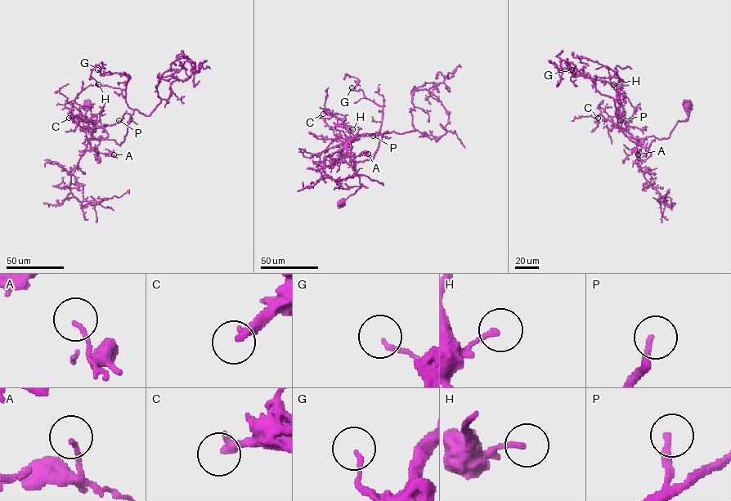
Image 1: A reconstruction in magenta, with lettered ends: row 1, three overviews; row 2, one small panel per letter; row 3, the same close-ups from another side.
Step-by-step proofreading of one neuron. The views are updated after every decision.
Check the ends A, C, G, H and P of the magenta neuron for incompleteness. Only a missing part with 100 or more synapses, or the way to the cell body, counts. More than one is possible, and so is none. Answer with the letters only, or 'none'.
C

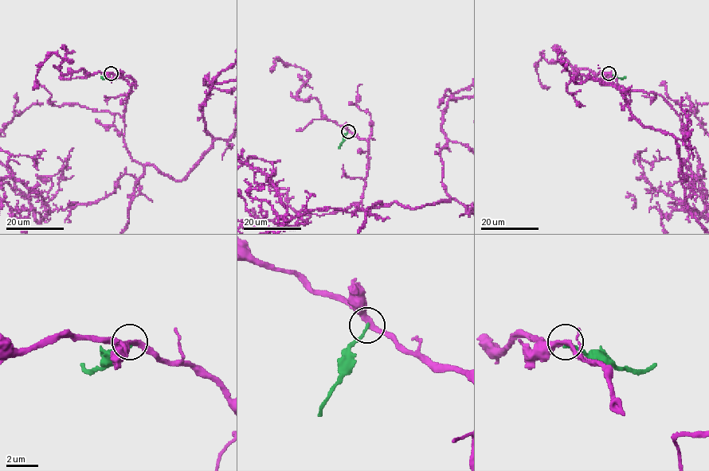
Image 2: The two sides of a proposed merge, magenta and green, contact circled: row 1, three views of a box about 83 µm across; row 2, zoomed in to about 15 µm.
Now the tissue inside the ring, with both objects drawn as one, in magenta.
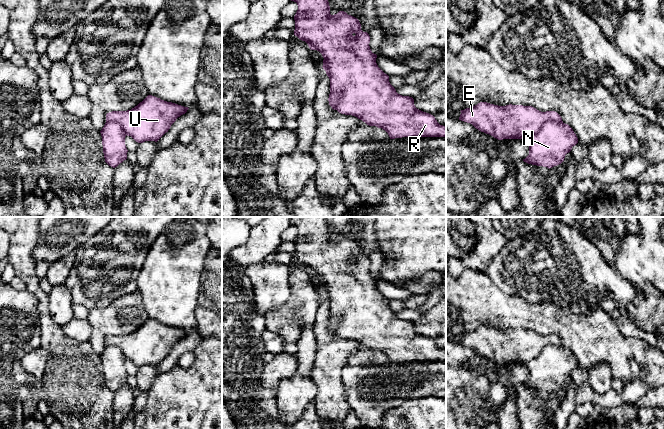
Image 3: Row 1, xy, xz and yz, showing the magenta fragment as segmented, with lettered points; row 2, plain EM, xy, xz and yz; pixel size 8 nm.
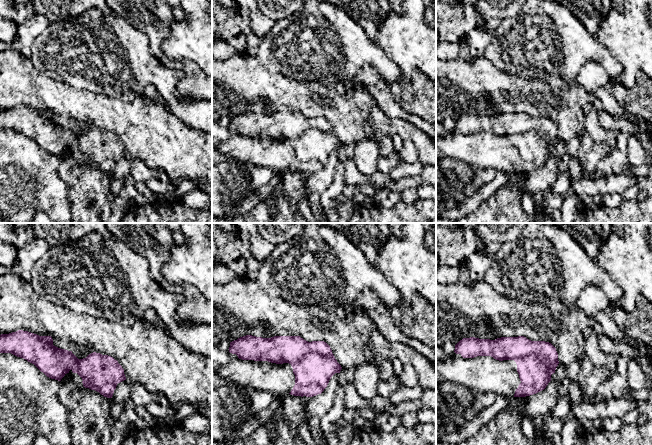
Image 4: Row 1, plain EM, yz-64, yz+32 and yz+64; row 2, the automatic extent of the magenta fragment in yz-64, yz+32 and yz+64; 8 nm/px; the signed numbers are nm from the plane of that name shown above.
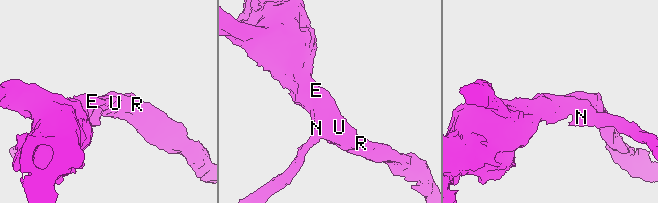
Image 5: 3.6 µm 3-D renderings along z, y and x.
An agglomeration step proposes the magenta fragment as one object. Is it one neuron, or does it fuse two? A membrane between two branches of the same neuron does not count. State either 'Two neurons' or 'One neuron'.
Two neurons

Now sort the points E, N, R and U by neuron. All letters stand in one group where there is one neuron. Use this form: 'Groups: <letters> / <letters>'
Groups: E R U / N

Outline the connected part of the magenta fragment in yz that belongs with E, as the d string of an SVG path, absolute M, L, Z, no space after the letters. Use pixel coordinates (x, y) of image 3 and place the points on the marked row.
M487 102L460 111L459 120L498 140L527 139L545 122L563 123L555 111L541 112L532 106L498 106Z

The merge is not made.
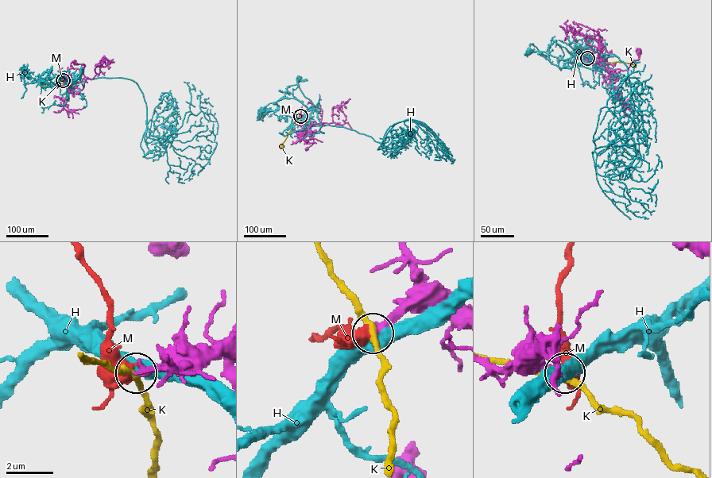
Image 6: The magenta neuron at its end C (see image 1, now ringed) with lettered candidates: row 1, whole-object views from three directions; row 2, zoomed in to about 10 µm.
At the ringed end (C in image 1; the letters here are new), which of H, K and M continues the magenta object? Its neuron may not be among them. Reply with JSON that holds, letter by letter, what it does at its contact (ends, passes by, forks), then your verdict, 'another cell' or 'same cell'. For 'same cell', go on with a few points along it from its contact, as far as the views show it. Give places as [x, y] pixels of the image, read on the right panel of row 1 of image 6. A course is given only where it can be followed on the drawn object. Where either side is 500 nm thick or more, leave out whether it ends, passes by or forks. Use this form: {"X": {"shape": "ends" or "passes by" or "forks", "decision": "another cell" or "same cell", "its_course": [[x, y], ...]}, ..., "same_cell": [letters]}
{"H": {"decision": "another cell"}, "K": {"shape": "passes by", "decision": "another cell"}, "M": {"shape": "ends", "decision": "another cell"}, "same_cell": []}

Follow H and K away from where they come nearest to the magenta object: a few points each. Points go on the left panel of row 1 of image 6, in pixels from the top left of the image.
H: (63, 80), (68, 84), (76, 81), (68, 81), (61, 75)
K: (63, 80), (63, 82), (44, 85)

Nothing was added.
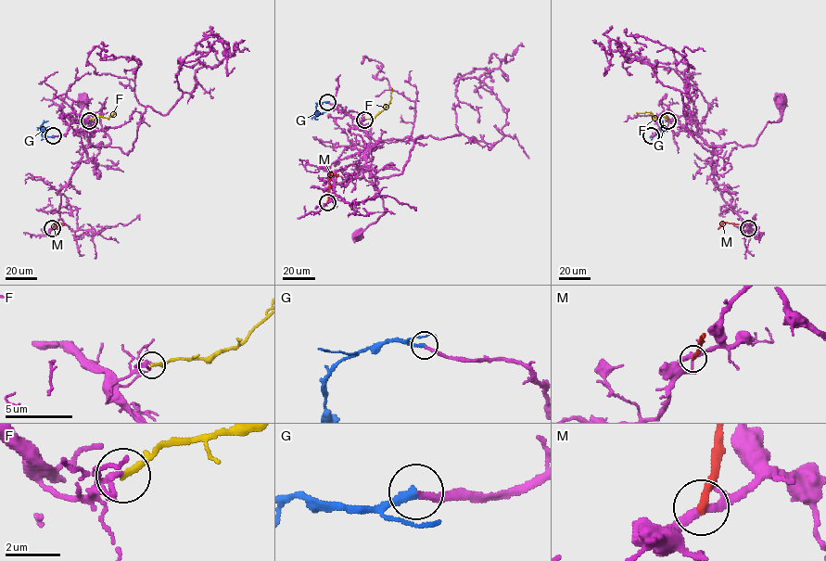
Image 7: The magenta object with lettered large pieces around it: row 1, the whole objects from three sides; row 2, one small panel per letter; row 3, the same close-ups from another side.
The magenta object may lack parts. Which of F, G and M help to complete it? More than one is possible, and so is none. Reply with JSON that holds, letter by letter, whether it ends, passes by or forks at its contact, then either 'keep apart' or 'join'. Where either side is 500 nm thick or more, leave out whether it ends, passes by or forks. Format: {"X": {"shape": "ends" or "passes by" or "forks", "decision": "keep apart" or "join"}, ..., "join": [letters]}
{"F": {"shape": "ends", "decision": "keep apart"}, "G": {"shape": "ends", "decision": "join"}, "M": {"shape": "ends", "decision": "keep apart"}, "join": ["G"]}

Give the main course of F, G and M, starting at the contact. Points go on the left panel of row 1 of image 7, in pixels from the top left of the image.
F: (89, 121), (101, 116), (108, 118), (115, 112)
G: (53, 135), (42, 135), (40, 126), (48, 121)
M: (52, 228), (55, 223), (64, 225)

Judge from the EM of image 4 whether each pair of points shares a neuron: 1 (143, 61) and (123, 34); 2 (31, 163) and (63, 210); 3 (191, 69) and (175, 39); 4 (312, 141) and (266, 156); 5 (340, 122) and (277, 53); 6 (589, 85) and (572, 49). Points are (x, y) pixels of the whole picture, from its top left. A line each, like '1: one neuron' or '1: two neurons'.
1: one neuron
2: one neuron
3: two neurons
4: one neuron
5: two neurons
6: two neurons

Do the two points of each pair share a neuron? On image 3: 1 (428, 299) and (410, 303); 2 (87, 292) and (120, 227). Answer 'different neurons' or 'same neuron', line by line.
1: same neuron
2: same neuron

